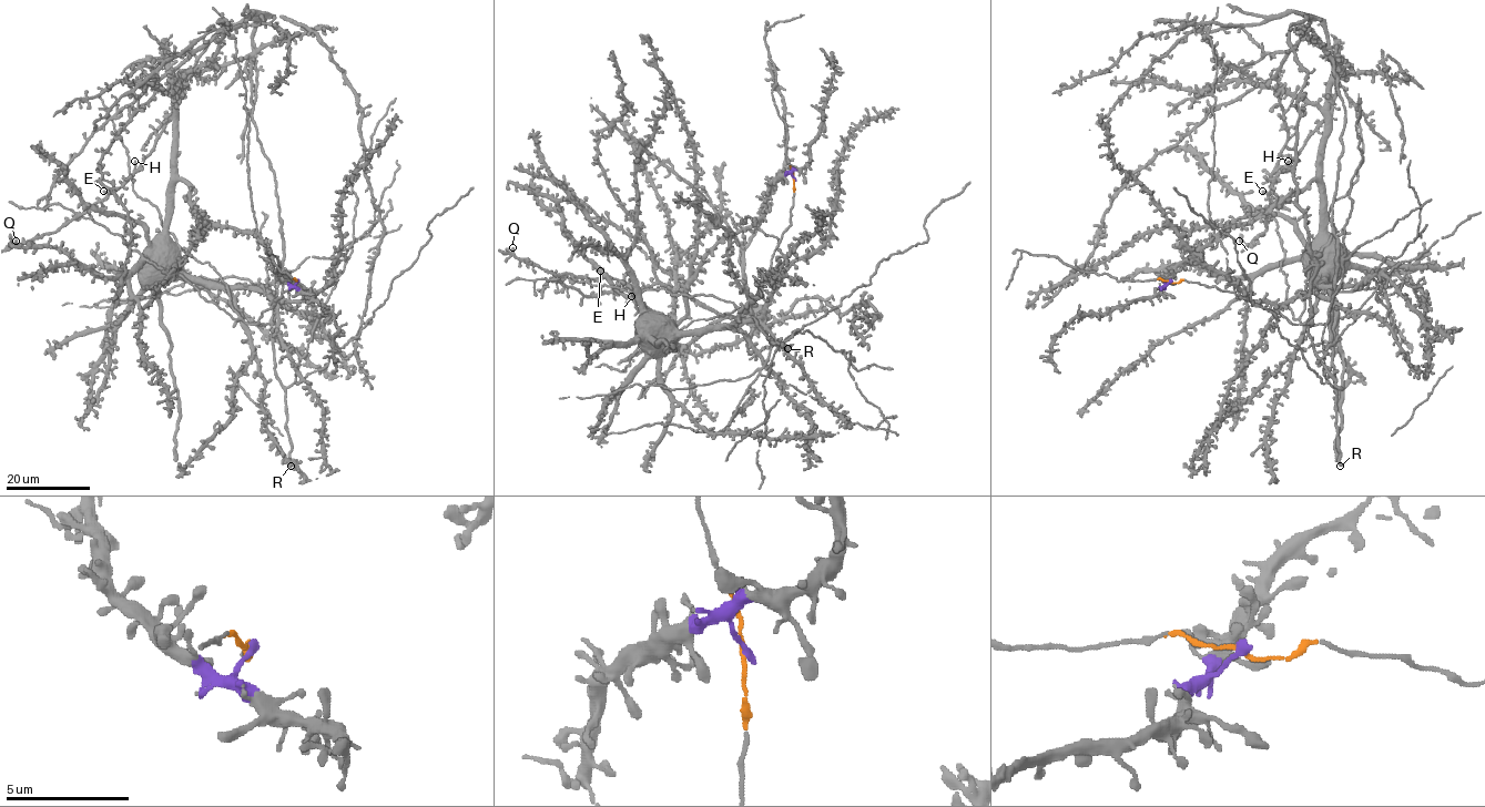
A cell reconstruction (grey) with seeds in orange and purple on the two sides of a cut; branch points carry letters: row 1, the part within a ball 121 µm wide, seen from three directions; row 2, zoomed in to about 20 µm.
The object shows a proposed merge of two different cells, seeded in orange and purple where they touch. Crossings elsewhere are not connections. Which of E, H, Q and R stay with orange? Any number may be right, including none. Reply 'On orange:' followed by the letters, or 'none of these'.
On orange: E, H, Q, R

